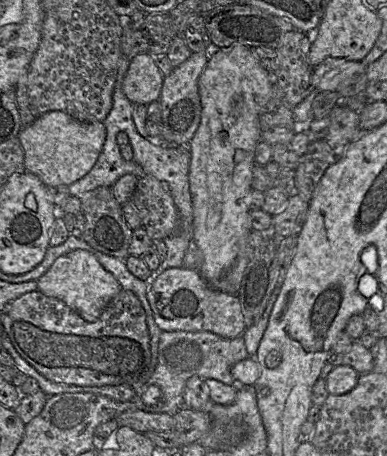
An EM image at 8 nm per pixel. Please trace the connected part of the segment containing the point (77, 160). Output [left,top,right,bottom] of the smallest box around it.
[18,111,106,186]

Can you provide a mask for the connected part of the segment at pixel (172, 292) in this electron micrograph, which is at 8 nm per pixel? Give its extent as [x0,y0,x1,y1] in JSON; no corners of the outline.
[146,268,246,339]

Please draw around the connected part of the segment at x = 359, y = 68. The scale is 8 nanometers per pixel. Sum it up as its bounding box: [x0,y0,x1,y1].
[311,57,366,91]

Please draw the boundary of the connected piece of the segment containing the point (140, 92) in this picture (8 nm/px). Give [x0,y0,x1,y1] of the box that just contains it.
[122,53,164,105]

